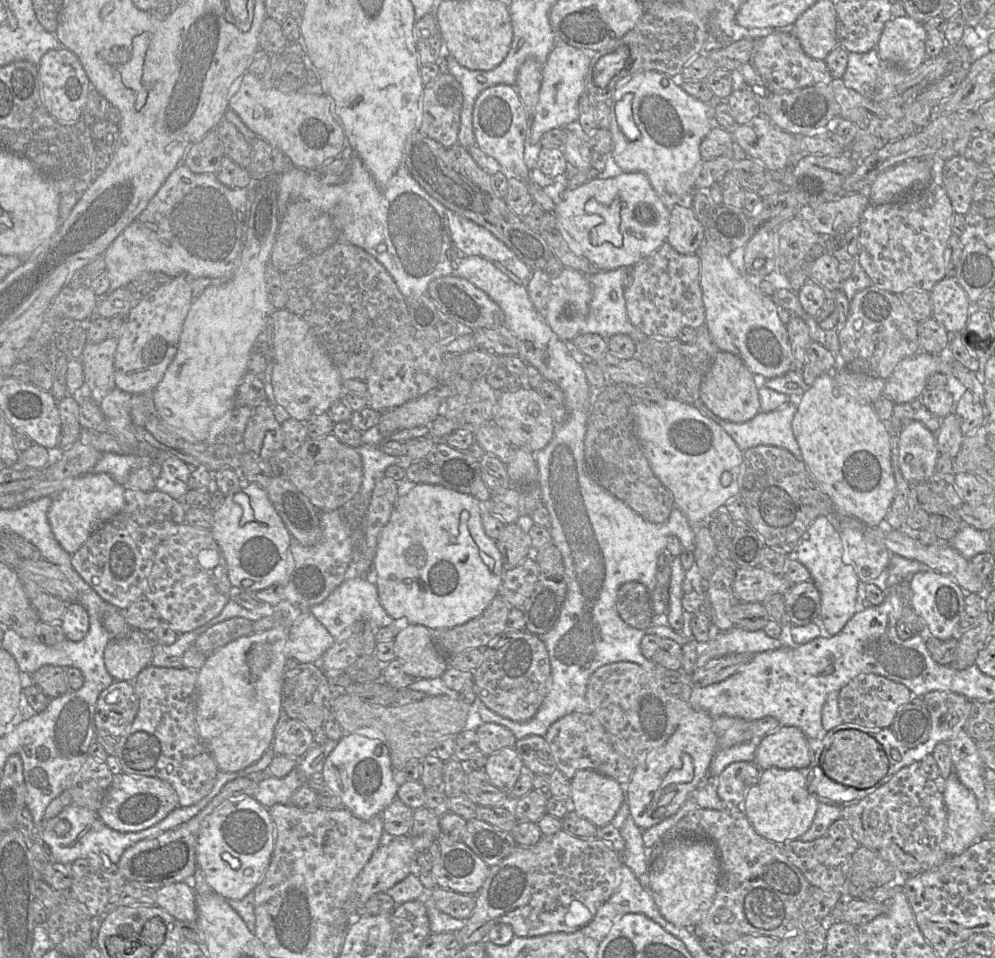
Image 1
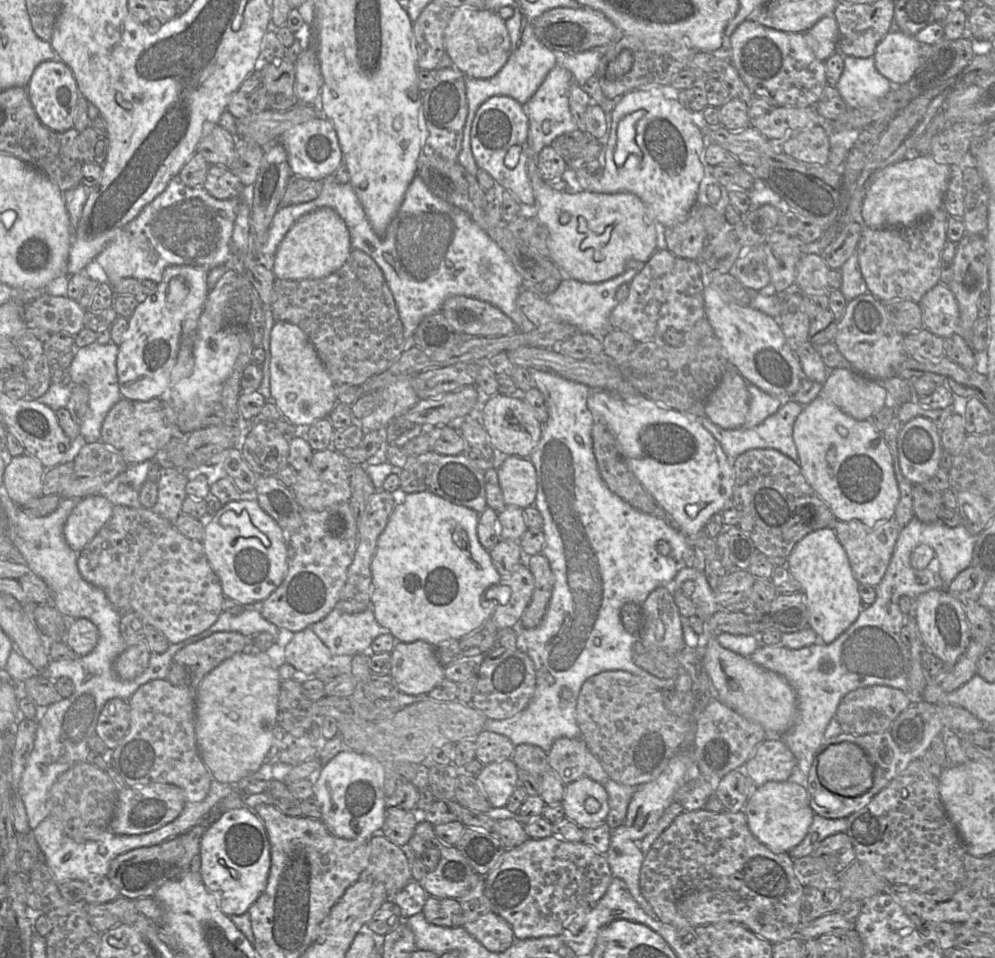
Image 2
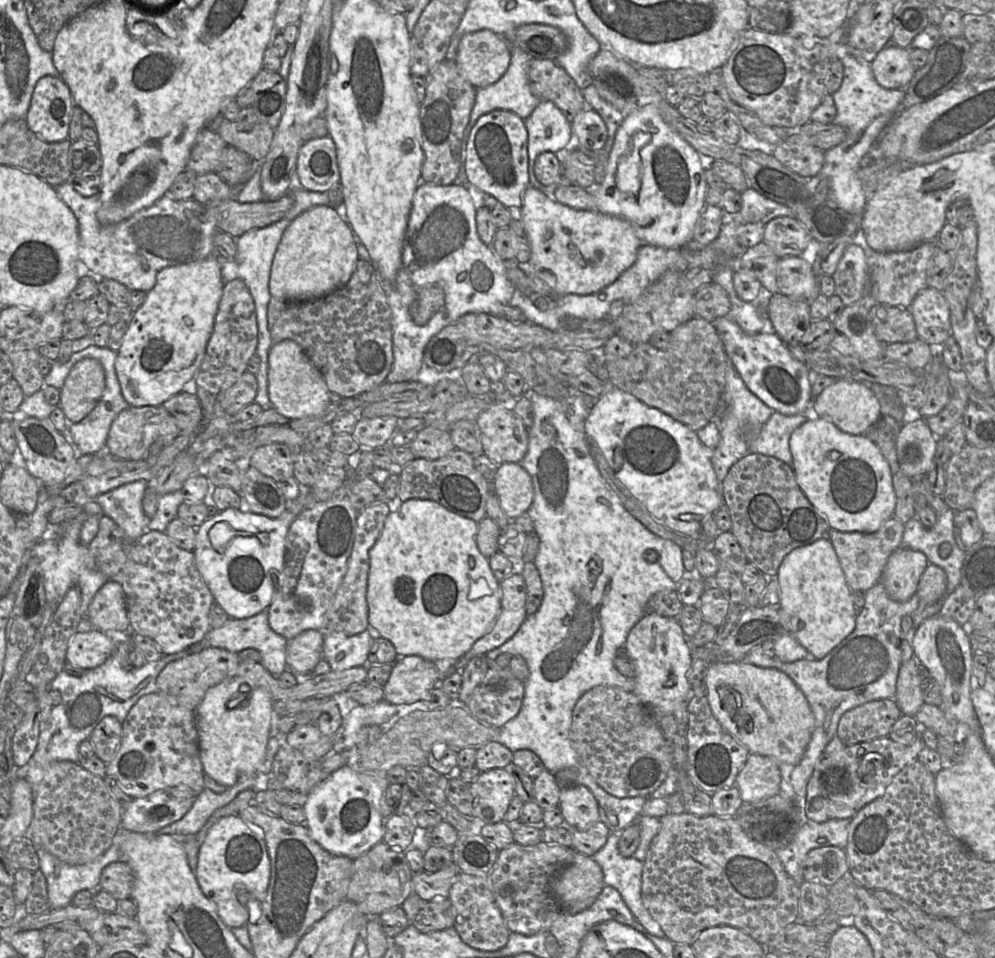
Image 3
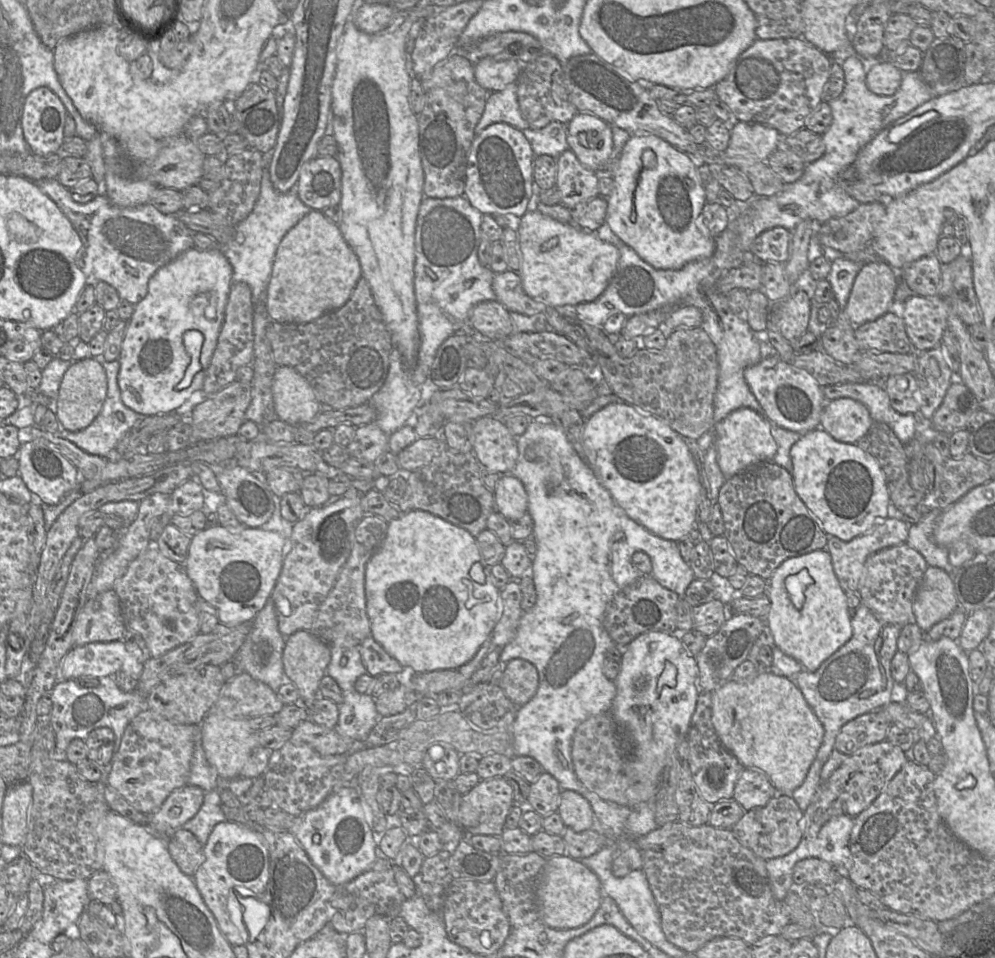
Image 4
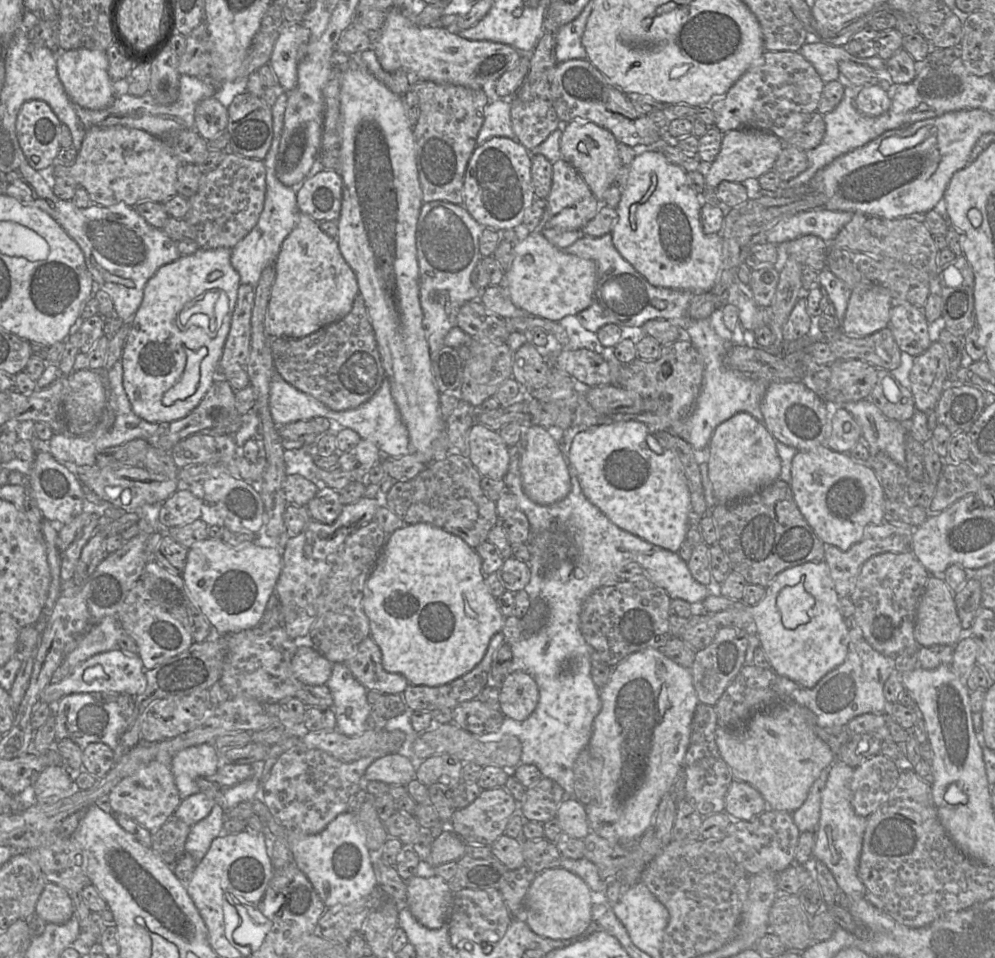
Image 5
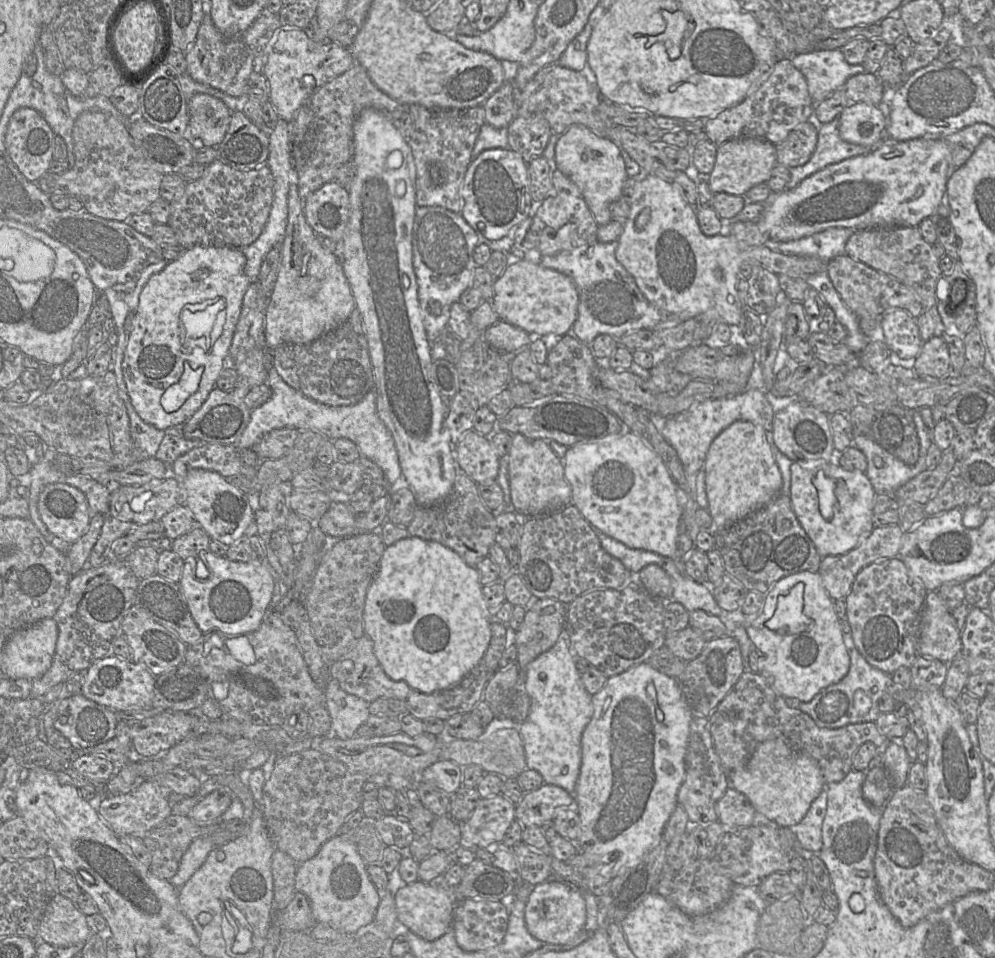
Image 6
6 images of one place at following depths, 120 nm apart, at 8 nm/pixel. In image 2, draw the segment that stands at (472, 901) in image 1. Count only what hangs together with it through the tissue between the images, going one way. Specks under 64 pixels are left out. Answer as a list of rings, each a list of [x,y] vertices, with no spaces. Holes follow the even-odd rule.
[[[428,896],[422,909],[425,919],[434,925],[459,927],[463,925],[460,903],[455,898]]]

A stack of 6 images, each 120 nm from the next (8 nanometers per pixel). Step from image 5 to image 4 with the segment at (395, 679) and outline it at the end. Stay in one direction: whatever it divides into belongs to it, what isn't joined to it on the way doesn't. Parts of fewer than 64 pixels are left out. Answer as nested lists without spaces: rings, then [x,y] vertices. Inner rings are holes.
[[[369,635],[359,645],[360,654],[367,673],[375,677],[383,673],[398,673],[403,671],[402,665]]]

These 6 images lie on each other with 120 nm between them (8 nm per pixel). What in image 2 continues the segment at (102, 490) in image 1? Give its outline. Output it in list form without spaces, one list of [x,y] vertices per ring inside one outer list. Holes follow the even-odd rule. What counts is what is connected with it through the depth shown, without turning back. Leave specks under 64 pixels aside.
[[[100,494],[80,499],[67,518],[64,536],[76,552],[82,550],[110,519],[114,504]]]

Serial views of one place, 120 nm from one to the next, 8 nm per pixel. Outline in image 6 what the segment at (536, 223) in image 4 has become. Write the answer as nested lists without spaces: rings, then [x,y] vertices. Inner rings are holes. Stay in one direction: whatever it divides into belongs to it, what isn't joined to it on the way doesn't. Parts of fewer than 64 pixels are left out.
[[[537,247],[528,250],[525,258],[511,261],[505,272],[496,279],[490,301],[501,320],[525,330],[534,337],[549,333],[565,336],[578,316],[578,291],[571,277],[542,266],[539,263],[542,257]]]

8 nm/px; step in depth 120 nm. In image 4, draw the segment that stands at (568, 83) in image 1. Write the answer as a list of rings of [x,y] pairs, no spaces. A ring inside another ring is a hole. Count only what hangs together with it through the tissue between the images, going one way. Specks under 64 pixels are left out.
[[[553,121],[544,128],[523,130],[529,140],[534,157],[549,155],[557,158],[561,153],[569,149],[567,143],[567,124]]]

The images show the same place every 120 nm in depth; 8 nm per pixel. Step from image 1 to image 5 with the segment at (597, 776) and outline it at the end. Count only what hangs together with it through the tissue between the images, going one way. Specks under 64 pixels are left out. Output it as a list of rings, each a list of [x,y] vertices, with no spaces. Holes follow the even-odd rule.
[[[566,797],[560,803],[556,818],[563,833],[582,839],[590,832],[585,806],[574,797]]]

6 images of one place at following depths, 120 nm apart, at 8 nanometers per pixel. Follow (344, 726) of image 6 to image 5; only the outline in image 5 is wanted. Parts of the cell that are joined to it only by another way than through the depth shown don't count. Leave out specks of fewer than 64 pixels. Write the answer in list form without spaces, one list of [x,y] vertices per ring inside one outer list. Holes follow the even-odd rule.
[[[343,662],[333,663],[331,675],[325,684],[333,697],[336,729],[348,736],[361,735],[367,729],[365,722],[371,710],[366,687]]]

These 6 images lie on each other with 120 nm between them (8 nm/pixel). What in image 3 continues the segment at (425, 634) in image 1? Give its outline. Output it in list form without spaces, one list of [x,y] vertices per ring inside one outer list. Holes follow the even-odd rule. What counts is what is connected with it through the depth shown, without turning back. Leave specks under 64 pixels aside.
[[[418,655],[399,657],[384,686],[383,700],[391,704],[412,704],[423,700],[424,695],[440,681],[435,662]]]

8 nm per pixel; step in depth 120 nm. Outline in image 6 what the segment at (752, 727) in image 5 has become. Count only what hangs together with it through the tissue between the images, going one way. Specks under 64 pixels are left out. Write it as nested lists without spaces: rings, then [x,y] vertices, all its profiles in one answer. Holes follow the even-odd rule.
[[[778,738],[760,743],[742,768],[728,773],[728,779],[730,786],[744,794],[758,814],[781,827],[799,823],[825,788],[818,763]]]

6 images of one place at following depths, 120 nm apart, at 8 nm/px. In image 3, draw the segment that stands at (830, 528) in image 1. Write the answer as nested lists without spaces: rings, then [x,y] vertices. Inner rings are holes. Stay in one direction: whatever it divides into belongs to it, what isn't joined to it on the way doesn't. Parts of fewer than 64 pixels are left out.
[[[830,539],[793,549],[781,562],[777,574],[780,587],[779,613],[791,634],[813,657],[821,659],[855,628],[857,608]]]

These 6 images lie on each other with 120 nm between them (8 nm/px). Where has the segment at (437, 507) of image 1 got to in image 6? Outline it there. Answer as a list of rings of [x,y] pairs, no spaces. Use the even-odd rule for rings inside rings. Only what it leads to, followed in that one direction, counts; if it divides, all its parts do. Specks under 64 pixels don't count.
[[[408,536],[385,547],[377,571],[366,593],[363,625],[365,634],[373,641],[375,656],[389,678],[395,681],[403,680],[407,682],[413,690],[422,693],[432,693],[447,689],[459,683],[477,666],[491,640],[490,623],[492,617],[493,613],[486,604],[483,586],[479,581],[479,574],[476,567],[468,565],[455,551],[439,542],[424,540],[416,536]]]

